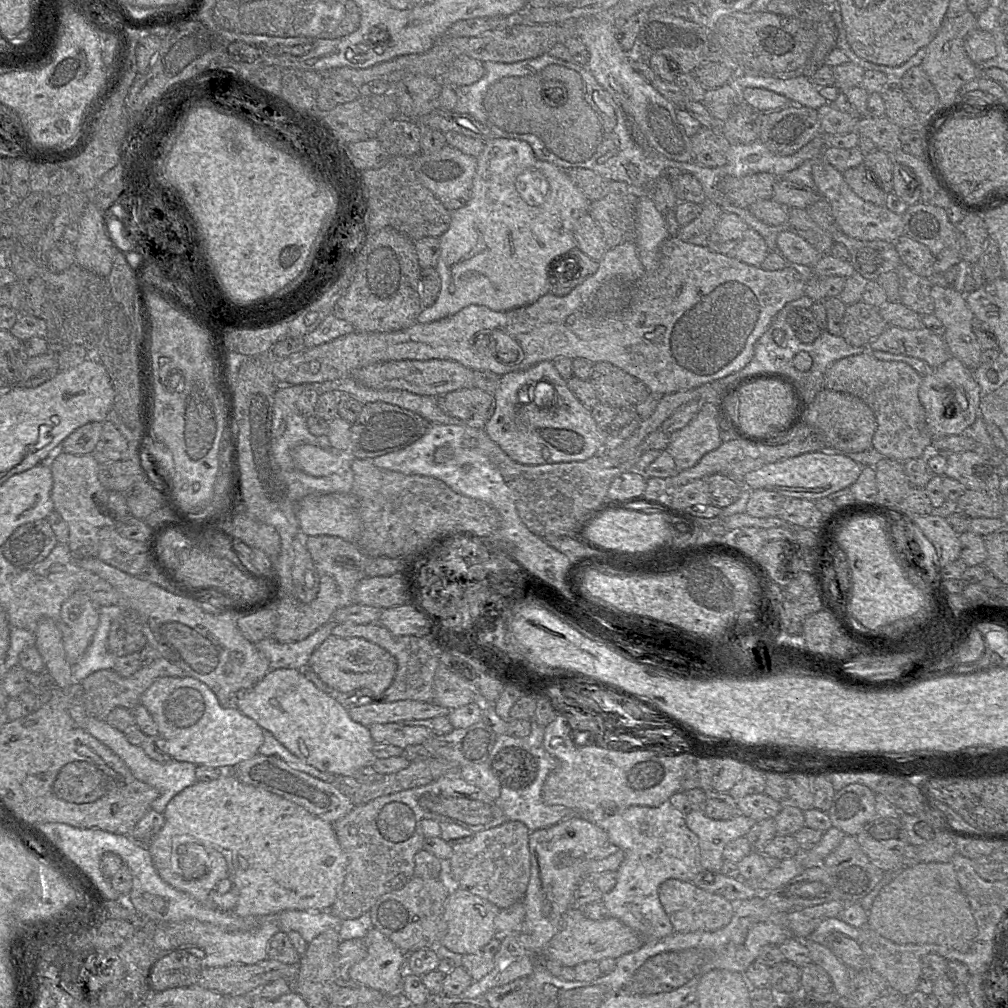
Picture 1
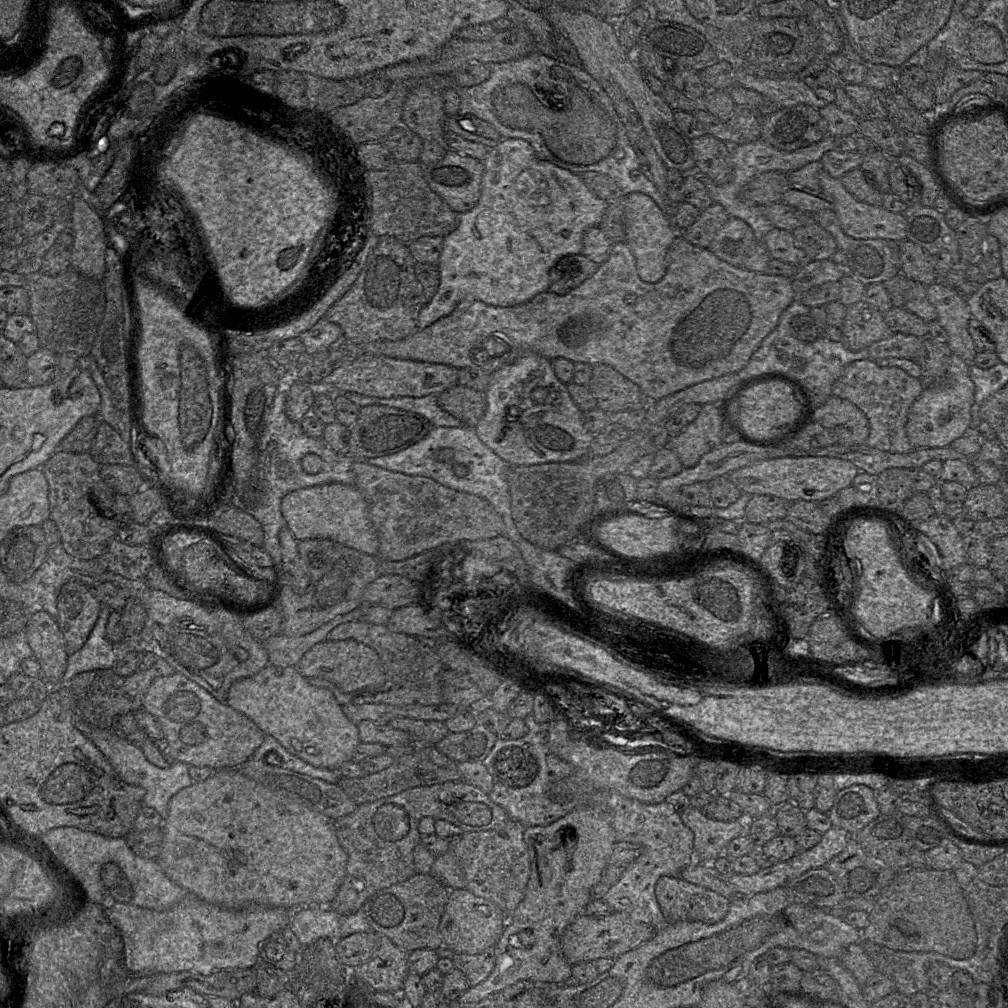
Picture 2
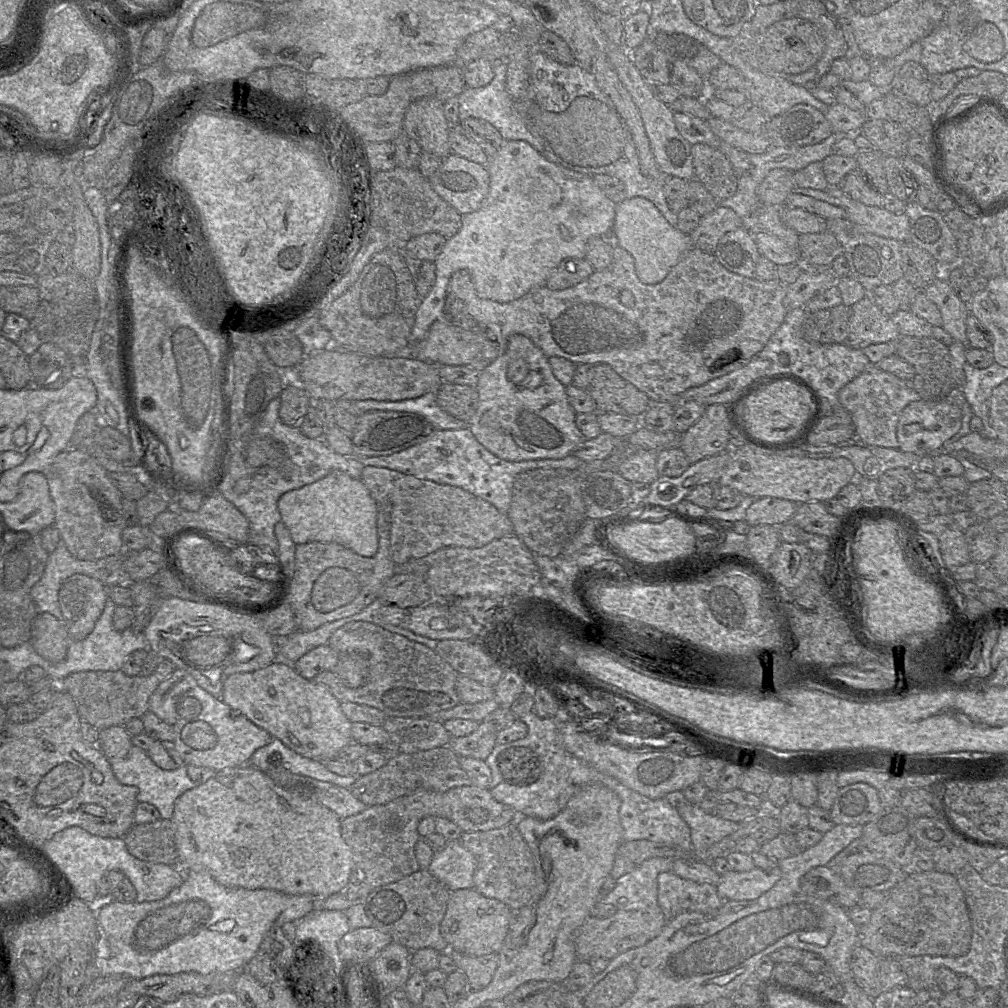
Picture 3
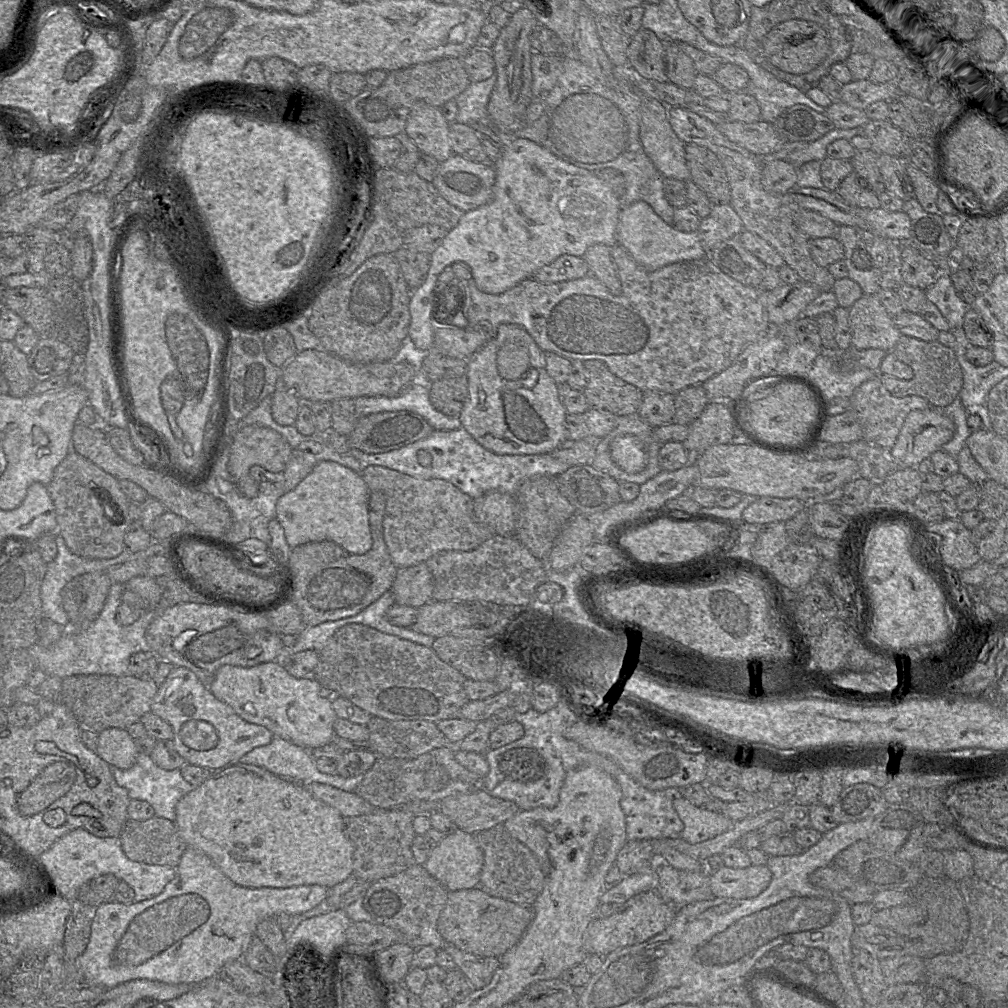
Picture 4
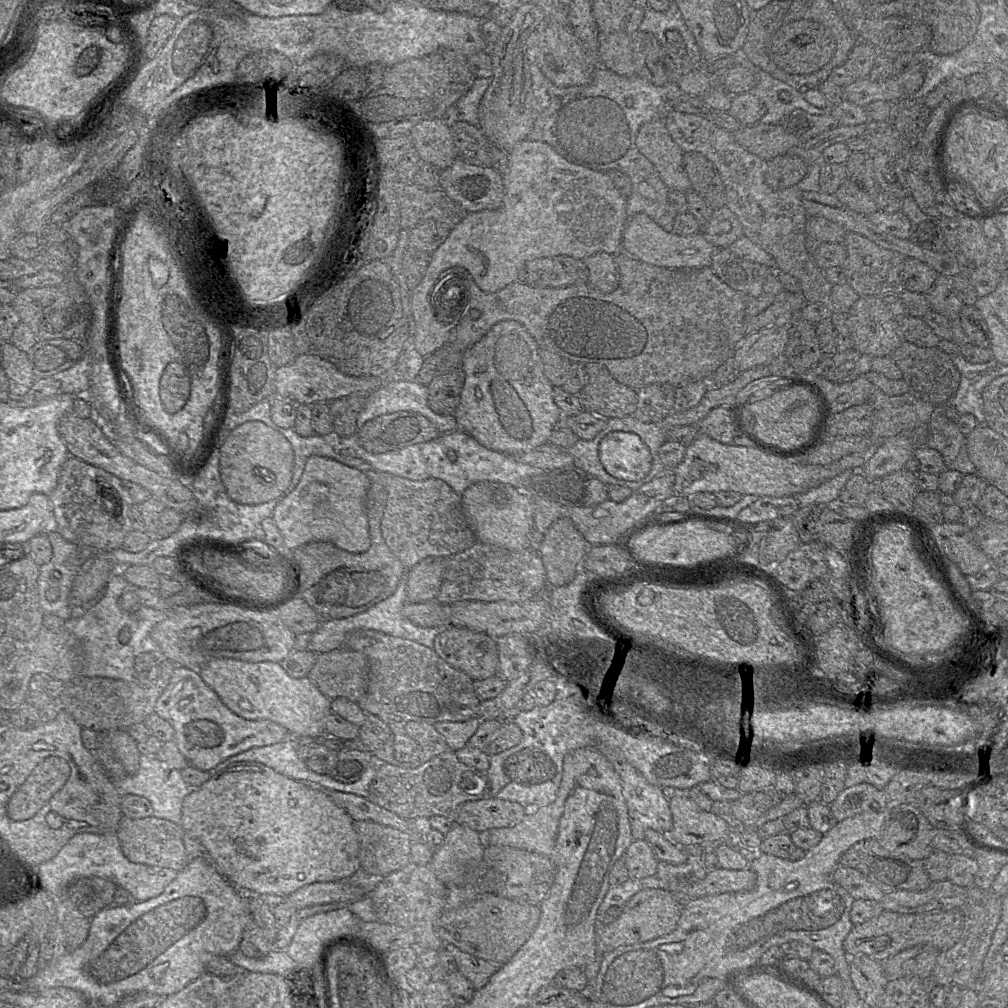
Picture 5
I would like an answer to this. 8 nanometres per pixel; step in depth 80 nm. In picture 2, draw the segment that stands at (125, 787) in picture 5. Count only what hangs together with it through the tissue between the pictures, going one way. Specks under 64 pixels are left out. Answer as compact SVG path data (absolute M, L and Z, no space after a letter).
M94 728L90 740L100 749L122 781L145 789L143 805L154 808L163 820L168 816L168 803L171 797L179 790L195 783L189 776L189 765L175 761L169 768L157 767L147 760L141 748L131 744L125 736L114 729Z

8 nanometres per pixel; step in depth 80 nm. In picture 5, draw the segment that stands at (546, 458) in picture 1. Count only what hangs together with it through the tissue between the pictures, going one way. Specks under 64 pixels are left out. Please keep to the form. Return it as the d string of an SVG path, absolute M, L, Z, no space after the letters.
M504 320L496 323L477 343L465 350L462 358L462 371L465 375L465 383L461 392L459 405L453 415L457 421L458 429L468 433L487 449L506 455L529 451L539 445L547 443L553 427L563 415L554 401L554 386L543 372L543 363L539 355L539 350L540 347L531 334L520 323L514 320Z

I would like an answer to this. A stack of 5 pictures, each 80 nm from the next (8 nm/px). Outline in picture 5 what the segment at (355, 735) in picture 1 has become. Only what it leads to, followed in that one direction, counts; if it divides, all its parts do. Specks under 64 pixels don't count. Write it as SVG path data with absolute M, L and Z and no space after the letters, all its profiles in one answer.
M212 658L201 668L199 675L232 712L244 719L272 720L283 726L293 739L315 738L325 733L327 717L332 713L331 700L307 676L291 677L278 662Z

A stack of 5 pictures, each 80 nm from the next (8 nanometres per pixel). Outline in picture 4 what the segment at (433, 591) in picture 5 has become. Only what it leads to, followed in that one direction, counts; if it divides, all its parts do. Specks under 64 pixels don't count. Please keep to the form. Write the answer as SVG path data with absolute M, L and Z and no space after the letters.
M425 562L408 568L398 568L391 587L395 602L420 608L433 600L434 578Z

